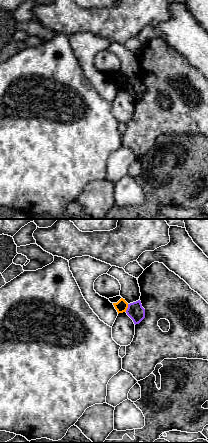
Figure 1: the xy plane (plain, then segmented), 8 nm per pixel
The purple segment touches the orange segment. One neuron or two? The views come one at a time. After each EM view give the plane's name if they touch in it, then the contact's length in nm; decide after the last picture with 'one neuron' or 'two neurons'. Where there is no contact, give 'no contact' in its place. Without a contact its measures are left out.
xy | 70 nm

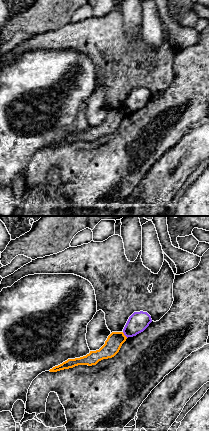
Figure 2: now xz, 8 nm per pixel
xz | 60 nm

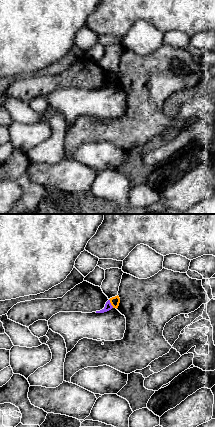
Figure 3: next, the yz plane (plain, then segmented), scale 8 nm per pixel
yz | 80 nm

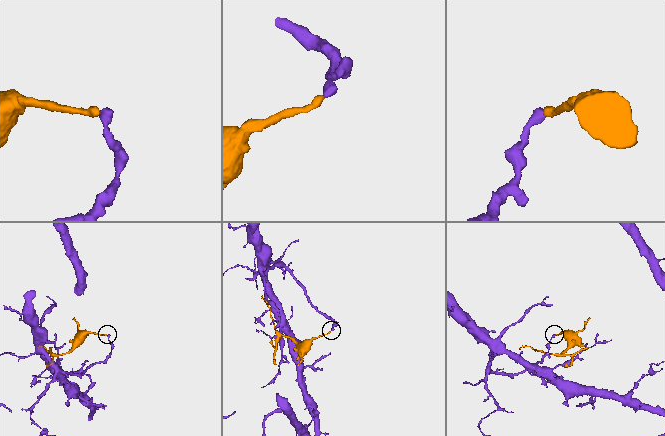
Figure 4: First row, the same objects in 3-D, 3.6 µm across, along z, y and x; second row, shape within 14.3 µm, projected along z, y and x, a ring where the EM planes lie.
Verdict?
two neurons

